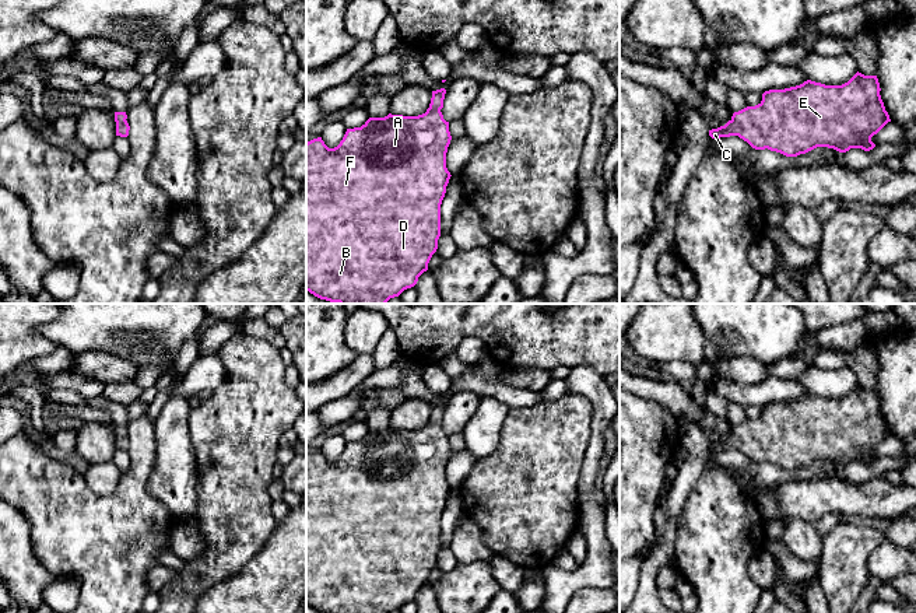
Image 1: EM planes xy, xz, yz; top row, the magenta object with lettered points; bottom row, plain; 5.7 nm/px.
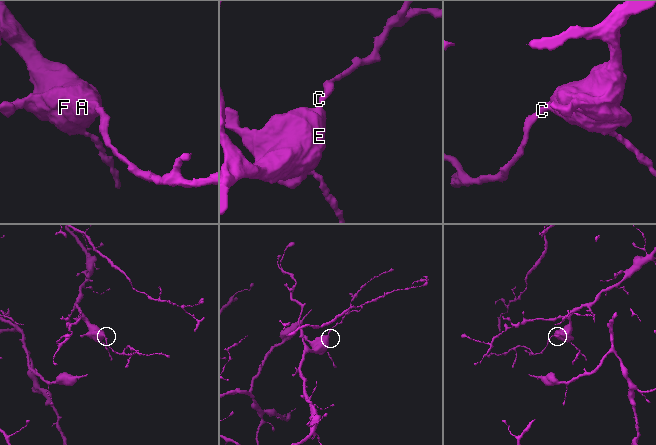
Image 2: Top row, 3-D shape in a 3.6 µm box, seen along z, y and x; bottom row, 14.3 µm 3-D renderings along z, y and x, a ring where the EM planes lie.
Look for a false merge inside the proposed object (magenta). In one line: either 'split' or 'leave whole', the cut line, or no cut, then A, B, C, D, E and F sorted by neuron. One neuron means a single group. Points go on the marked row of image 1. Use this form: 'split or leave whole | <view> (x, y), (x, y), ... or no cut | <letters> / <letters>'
leave whole | no cut | A B C D E F

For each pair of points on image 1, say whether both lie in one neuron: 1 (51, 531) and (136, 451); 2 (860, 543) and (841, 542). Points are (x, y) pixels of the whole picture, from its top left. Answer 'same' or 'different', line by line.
1: same
2: same

